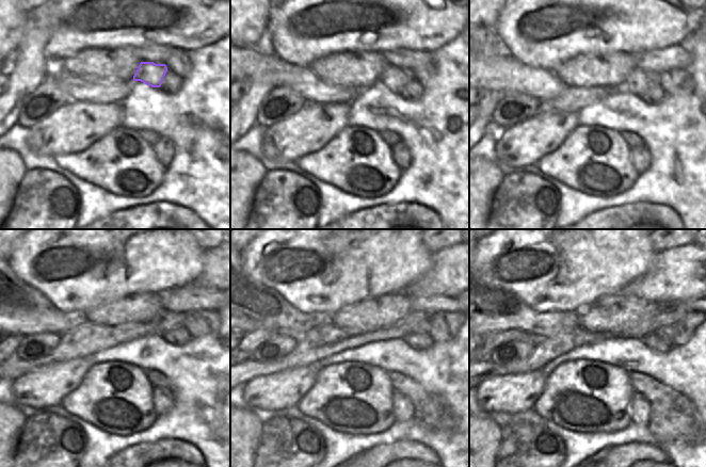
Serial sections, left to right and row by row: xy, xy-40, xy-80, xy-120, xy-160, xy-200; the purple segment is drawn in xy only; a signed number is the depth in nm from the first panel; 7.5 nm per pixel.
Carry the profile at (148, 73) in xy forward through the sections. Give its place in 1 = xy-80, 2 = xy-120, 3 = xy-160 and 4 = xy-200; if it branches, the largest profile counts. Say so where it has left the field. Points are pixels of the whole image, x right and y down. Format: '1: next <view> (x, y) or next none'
1: next xy-80 (638, 81)
2: next xy-120 (166, 320)
3: next xy-160 (416, 321)
4: next xy-200 (666, 333)

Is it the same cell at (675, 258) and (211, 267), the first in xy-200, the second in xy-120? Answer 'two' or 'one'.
one

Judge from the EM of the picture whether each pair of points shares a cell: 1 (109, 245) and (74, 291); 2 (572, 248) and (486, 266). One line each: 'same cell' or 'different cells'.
1: same cell
2: same cell

